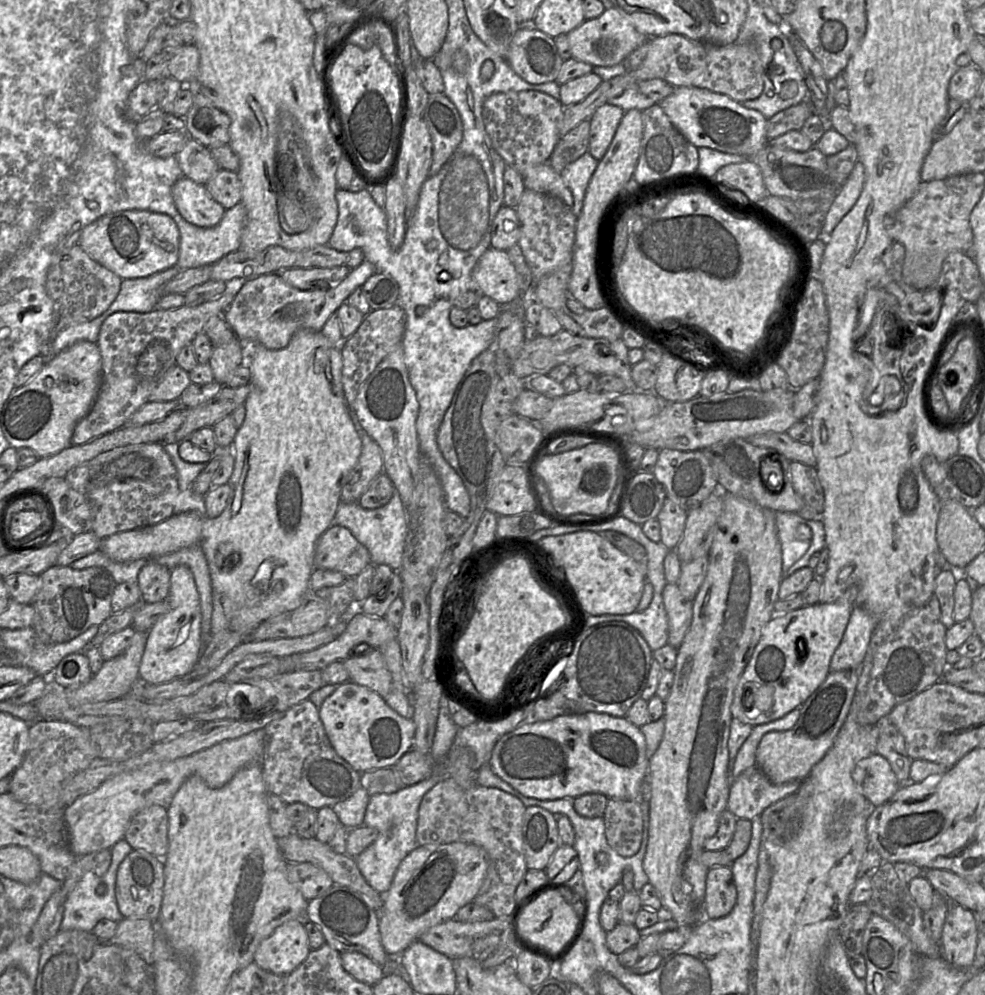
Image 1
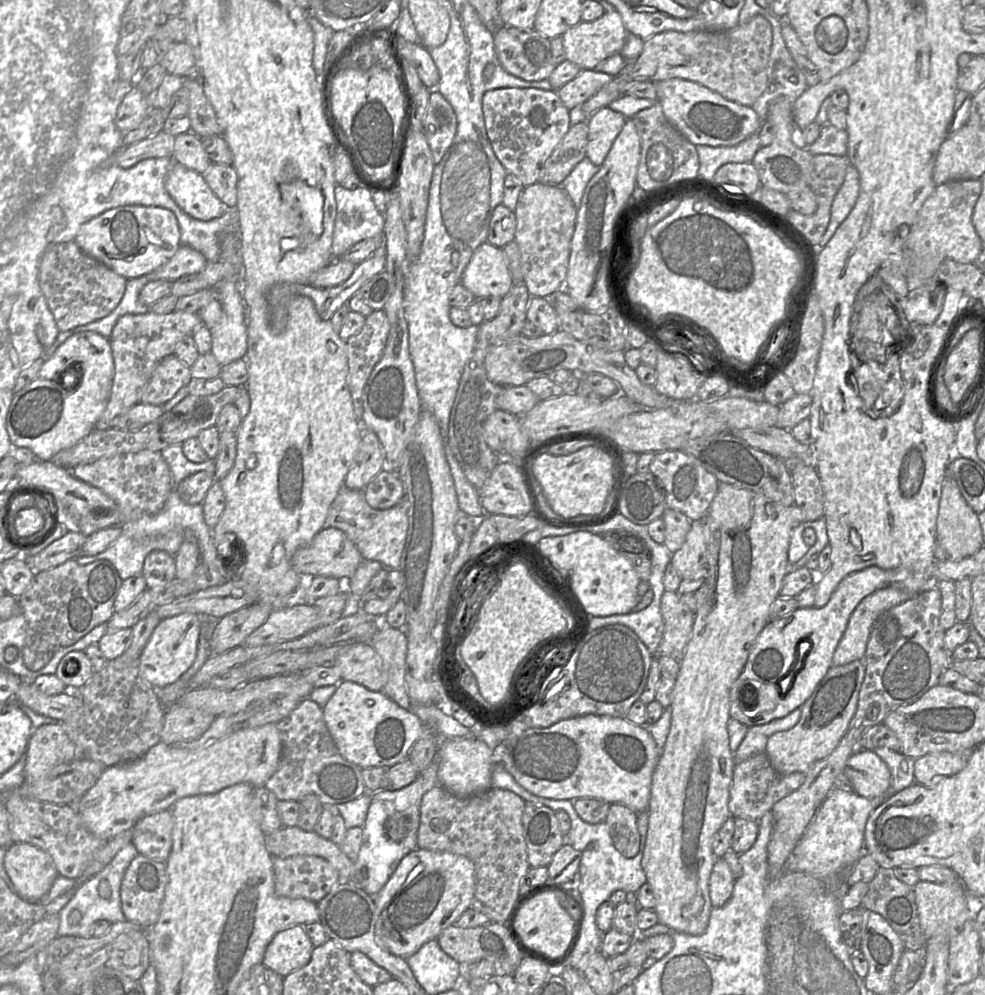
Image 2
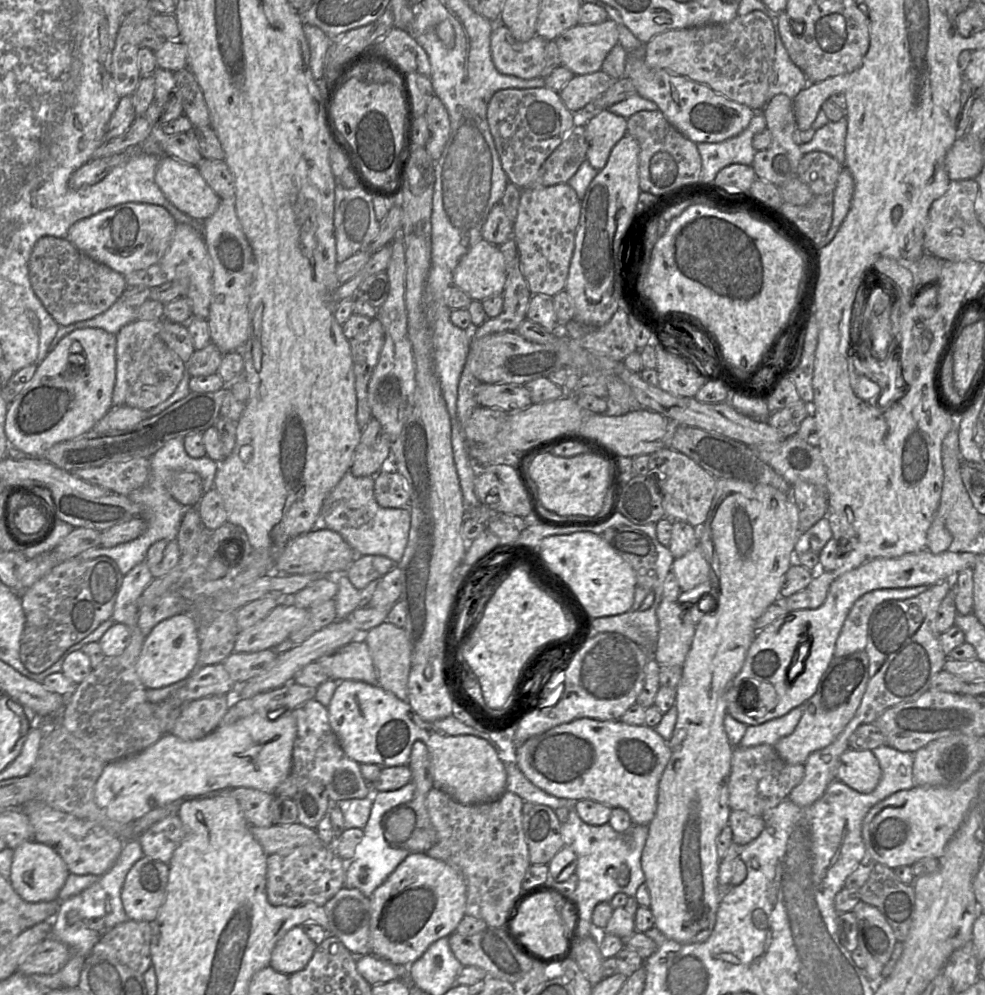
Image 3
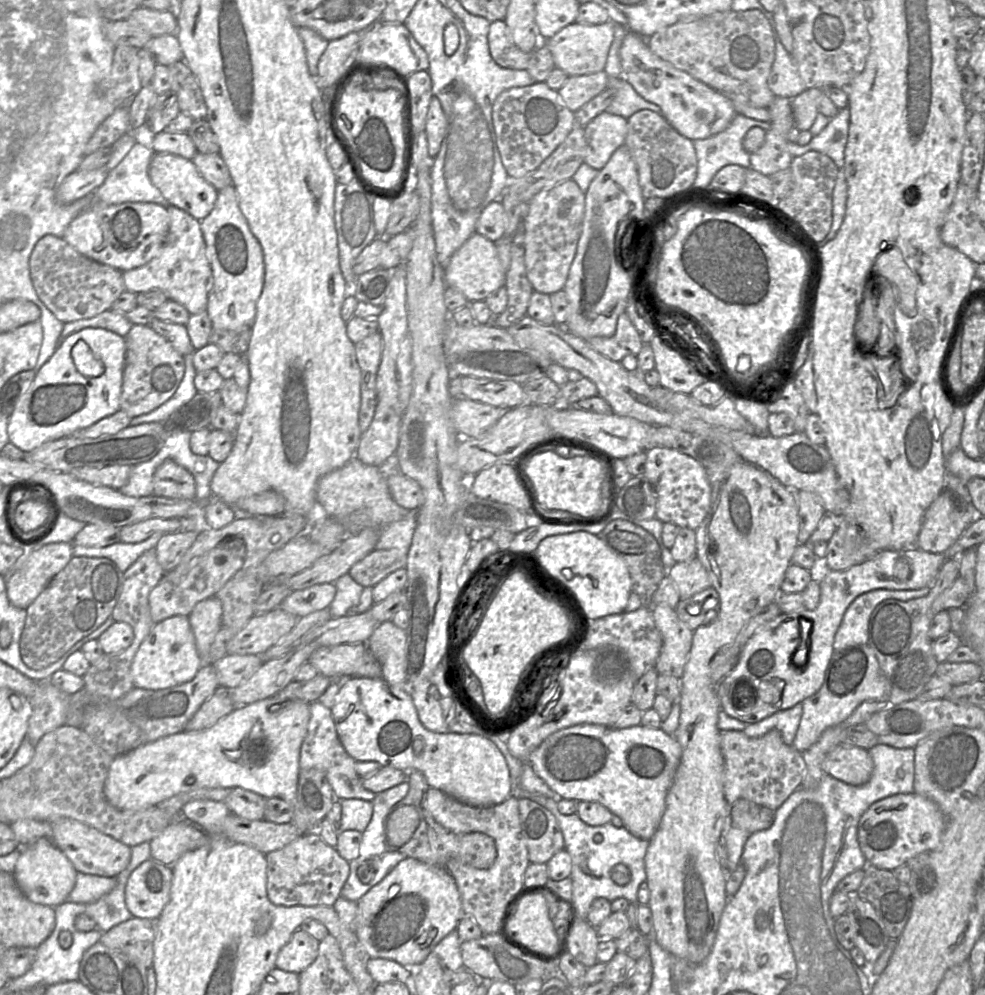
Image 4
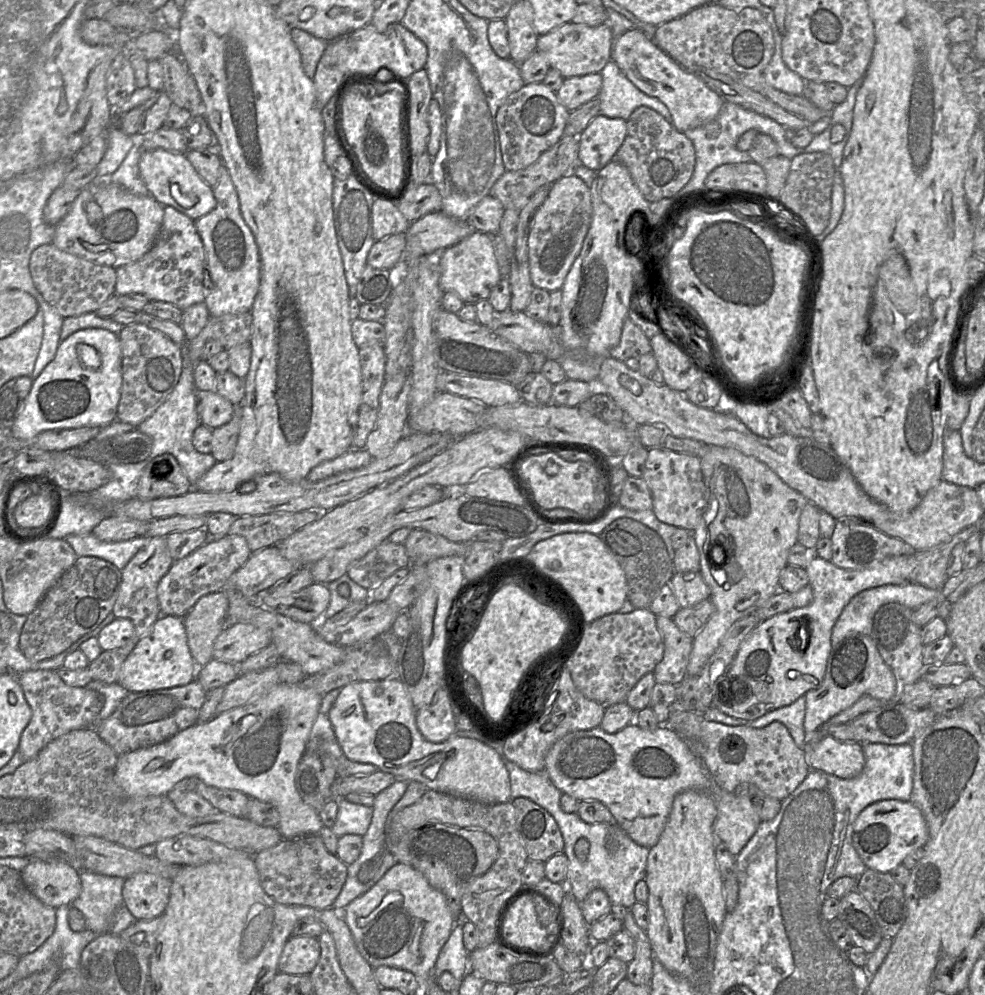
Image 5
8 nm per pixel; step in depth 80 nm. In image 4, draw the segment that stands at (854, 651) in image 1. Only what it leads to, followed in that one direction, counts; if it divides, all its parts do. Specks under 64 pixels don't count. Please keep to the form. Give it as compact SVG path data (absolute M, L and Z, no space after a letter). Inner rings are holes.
M930 587L912 590L876 589L856 597L846 609L836 631L833 649L841 650L854 644L866 644L868 620L872 619L874 608L885 600L908 601L921 598L929 593Z

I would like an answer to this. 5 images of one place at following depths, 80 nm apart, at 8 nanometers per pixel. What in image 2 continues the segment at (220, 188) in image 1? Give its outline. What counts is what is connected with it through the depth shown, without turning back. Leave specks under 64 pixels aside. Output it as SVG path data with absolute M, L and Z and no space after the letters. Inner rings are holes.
M212 163L202 175L213 193L227 208L236 207L238 177L232 165Z

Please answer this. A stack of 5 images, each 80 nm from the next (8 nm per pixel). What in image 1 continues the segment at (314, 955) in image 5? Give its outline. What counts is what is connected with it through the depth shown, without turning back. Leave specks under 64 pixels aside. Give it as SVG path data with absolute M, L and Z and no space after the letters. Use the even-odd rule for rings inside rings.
M290 920L278 928L257 948L253 963L267 972L287 976L300 966L311 952L305 920Z

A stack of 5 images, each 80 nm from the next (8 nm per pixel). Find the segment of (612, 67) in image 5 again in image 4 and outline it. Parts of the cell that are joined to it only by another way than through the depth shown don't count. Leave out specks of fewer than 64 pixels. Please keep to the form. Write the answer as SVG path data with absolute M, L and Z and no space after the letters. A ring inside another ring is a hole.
M623 76L609 78L608 88L615 90L612 102L606 108L606 112L610 114L618 115L625 119L630 118L640 110L650 110L661 114L660 107L641 97Z

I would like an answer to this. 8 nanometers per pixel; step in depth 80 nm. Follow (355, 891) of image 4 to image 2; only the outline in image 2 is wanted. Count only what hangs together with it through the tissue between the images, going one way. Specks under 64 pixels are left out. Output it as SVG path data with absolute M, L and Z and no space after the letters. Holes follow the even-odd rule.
M438 752L428 767L408 786L398 790L383 789L371 793L371 804L362 826L364 842L354 861L354 883L367 894L377 895L388 882L402 858L418 848L420 804L424 794L438 785L437 771Z

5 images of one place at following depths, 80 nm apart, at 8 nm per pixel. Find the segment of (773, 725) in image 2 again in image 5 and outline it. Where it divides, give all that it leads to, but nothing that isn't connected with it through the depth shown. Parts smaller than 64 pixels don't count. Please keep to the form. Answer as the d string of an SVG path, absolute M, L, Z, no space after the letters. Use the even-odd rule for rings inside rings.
M804 695L788 706L770 711L754 721L748 721L747 726L759 729L773 722L780 722L788 729L795 744L803 747L808 737L804 730L805 709Z

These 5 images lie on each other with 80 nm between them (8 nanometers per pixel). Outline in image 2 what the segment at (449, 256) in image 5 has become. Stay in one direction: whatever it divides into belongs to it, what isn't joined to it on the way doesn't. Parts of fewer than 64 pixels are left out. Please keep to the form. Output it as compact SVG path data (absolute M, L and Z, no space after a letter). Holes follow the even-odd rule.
M488 242L477 247L462 274L460 283L472 292L476 299L503 298L514 282L502 248Z

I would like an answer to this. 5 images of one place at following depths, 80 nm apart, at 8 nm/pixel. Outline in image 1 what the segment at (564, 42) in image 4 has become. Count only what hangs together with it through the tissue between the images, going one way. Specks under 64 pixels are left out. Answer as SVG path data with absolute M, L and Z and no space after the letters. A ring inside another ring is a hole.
M615 7L605 10L598 18L585 20L567 34L571 56L591 66L610 67L622 63L648 37L639 33L628 19Z

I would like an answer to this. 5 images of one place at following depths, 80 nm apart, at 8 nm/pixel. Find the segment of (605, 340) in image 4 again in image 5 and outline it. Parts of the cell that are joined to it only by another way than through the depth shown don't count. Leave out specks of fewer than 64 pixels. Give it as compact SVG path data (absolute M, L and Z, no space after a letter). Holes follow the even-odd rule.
M627 318L623 323L620 342L610 350L609 355L624 362L632 357L639 359L650 352L652 352L650 339L631 319Z

